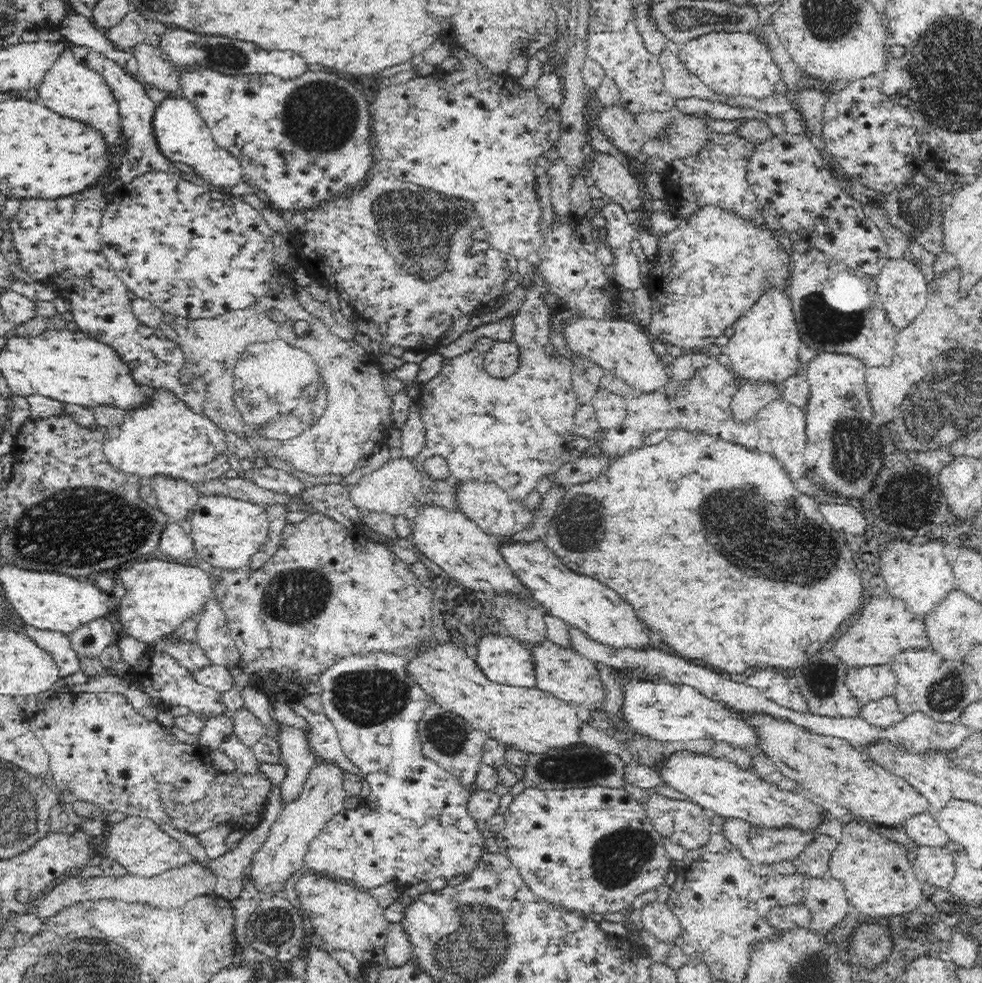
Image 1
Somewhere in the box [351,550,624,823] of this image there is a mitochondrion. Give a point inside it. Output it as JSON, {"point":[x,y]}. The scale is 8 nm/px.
{"point":[582,766]}

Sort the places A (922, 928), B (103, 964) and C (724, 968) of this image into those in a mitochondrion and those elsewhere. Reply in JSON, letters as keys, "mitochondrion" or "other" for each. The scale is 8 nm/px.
{"A":"other","B":"mitochondrion","C":"other"}

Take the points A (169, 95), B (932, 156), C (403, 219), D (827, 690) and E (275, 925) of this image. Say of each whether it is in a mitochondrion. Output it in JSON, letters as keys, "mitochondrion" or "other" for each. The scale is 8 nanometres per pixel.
{"A":"other","B":"other","C":"mitochondrion","D":"mitochondrion","E":"mitochondrion"}

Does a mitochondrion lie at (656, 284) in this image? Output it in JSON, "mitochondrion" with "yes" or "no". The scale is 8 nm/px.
{"mitochondrion":"no"}

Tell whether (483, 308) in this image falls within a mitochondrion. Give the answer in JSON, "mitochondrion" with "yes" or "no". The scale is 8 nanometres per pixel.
{"mitochondrion":"no"}

